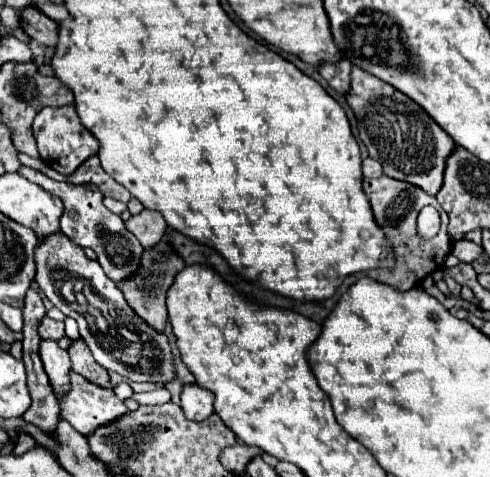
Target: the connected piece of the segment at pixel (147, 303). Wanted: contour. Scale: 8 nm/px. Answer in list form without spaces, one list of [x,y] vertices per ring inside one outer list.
[[[167,228],[161,242],[155,244],[153,248],[145,248],[139,270],[129,278],[123,280],[119,286],[119,290],[123,292],[123,296],[127,298],[127,304],[135,310],[135,314],[139,318],[143,318],[153,330],[165,332],[165,324],[167,324],[167,308],[165,308],[165,294],[169,290],[169,286],[173,284],[175,274],[185,266],[183,258],[179,258],[179,254],[175,254],[175,250],[171,250],[171,242],[167,242],[167,234],[173,234],[173,228]]]

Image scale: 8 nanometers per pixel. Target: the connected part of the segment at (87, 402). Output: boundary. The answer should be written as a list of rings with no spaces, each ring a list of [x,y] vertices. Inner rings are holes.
[[[71,372],[71,390],[67,390],[63,398],[57,396],[57,402],[61,418],[81,434],[89,434],[97,426],[109,424],[111,420],[129,412],[125,404],[115,398],[113,390],[95,386],[77,372]]]

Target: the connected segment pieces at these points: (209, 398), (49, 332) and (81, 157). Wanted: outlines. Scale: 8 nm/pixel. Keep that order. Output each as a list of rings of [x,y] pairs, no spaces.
[[[185,384],[181,392],[181,410],[191,420],[205,420],[213,414],[215,396],[209,390],[199,388],[199,384]]]
[[[43,318],[39,324],[39,334],[41,338],[51,338],[51,340],[59,340],[65,336],[65,326],[59,320],[51,320],[51,318]]]
[[[47,106],[47,108],[43,108],[35,116],[33,134],[35,134],[37,148],[39,148],[43,162],[61,174],[75,172],[87,158],[91,158],[99,150],[97,138],[79,122],[79,116],[73,106],[65,106],[65,108],[49,108]]]

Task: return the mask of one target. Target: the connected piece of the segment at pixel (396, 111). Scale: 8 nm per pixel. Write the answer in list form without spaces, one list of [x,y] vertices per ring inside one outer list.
[[[353,66],[351,70],[351,90],[347,92],[347,104],[357,116],[359,138],[367,146],[369,156],[381,162],[387,176],[415,184],[427,194],[439,192],[443,184],[445,158],[453,150],[453,140],[419,104],[359,66]]]

